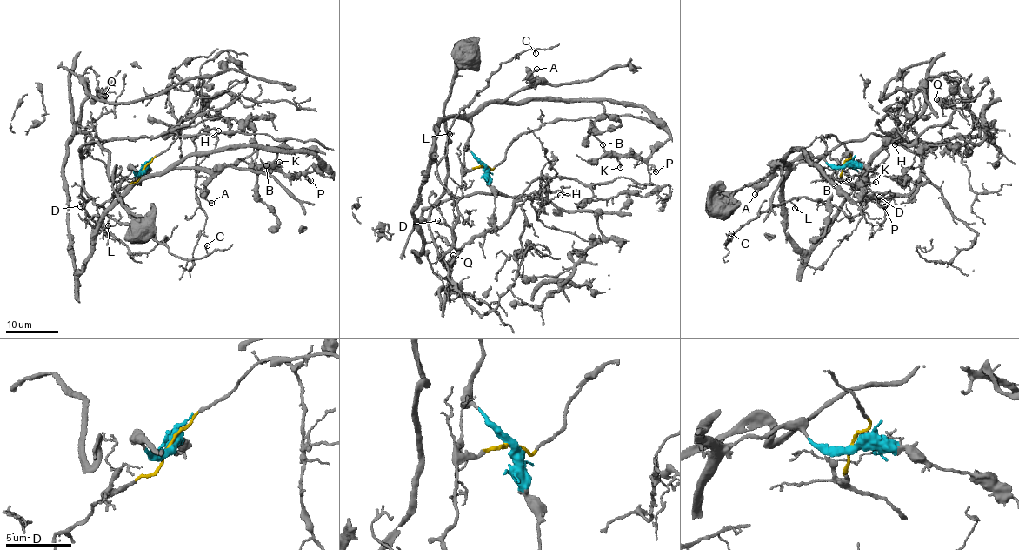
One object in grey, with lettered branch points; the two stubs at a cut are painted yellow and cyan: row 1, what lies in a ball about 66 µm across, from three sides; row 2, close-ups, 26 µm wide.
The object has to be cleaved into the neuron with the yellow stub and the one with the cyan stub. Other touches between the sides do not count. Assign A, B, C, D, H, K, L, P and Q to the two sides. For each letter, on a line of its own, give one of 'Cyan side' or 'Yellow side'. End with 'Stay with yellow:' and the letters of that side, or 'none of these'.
A: Cyan side
B: Cyan side
C: Yellow side
D: Yellow side
H: Yellow side
K: Cyan side
L: Yellow side
P: Cyan side
Q: Yellow side
Stay with yellow: C, D, H, L, Q

